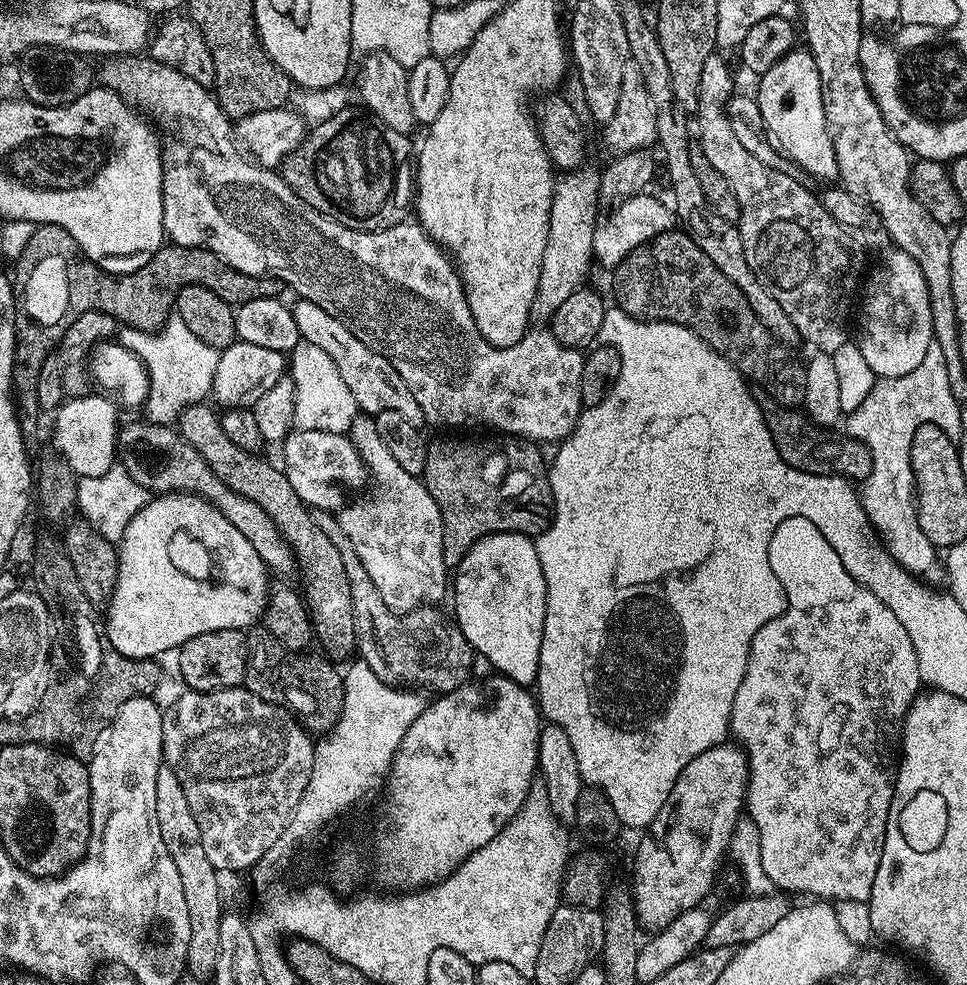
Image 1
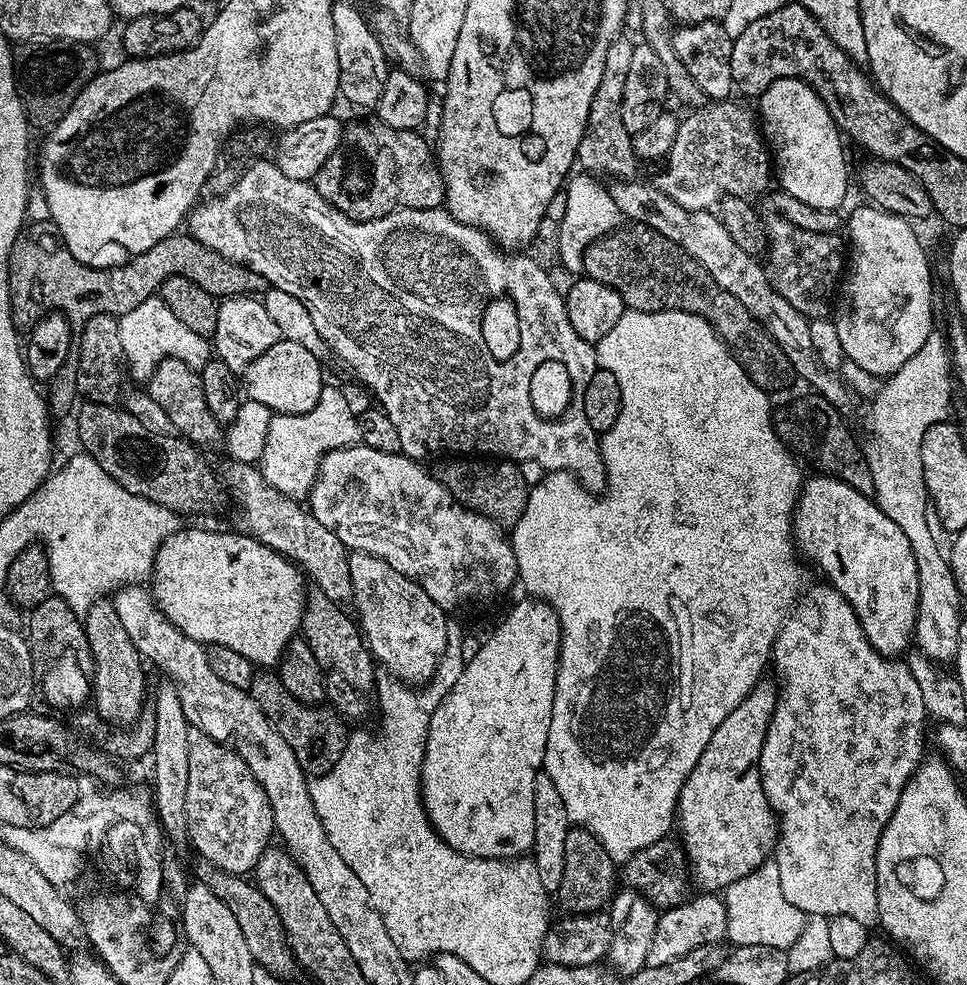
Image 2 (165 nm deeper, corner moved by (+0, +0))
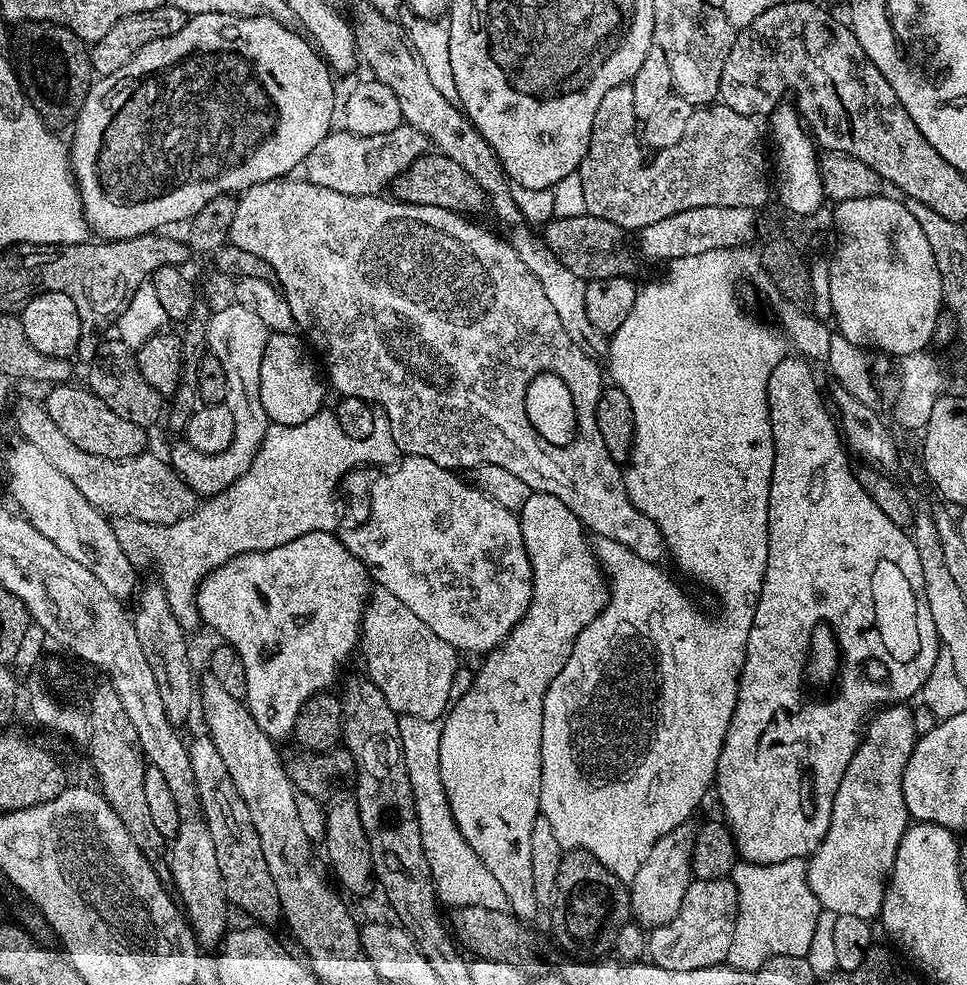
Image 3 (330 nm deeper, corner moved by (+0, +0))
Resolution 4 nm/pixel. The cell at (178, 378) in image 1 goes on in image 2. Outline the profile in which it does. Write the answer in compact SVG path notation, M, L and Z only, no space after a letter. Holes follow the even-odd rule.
M159 295L149 296L142 306L134 306L124 316L119 317L120 333L122 334L122 350L124 351L125 361L130 365L130 376L140 382L147 381L152 375L152 369L160 363L166 356L175 355L182 362L186 362L194 369L201 369L210 359L210 344L207 339L194 330L182 326L174 314L162 302Z

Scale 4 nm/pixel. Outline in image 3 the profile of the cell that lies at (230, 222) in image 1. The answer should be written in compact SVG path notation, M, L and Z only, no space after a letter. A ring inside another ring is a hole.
M296 178L267 180L244 189L236 206L234 222L230 222L228 239L234 246L250 250L250 254L258 254L258 258L262 258L262 262L270 266L275 283L288 300L290 310L296 319L297 329L303 333L307 343L315 349L322 361L327 383L331 387L333 384L340 391L341 397L357 396L379 406L382 412L384 407L384 412L388 415L386 431L394 434L397 449L404 456L430 458L430 462L438 462L438 466L453 470L461 470L460 468L474 470L483 464L502 466L502 470L510 470L510 474L522 478L522 482L526 482L526 486L530 486L532 491L554 494L554 498L566 502L566 506L570 506L570 510L593 537L618 542L634 554L638 554L638 558L649 560L651 564L660 564L663 556L666 556L664 535L650 517L642 514L636 509L634 502L630 502L621 465L616 464L614 458L610 458L606 442L602 442L602 434L598 434L596 407L602 391L601 365L599 368L596 365L599 363L587 352L583 352L574 342L574 338L570 338L570 334L566 334L566 329L562 326L562 322L558 322L558 314L546 299L546 293L543 292L538 278L534 278L534 274L526 270L526 262L518 258L511 243L505 237L503 240L502 237L495 236L490 229L475 224L472 221L475 219L459 212L442 210L438 206L405 204L403 200L395 198L383 200L385 197L380 194L374 196L338 194L338 190L326 190L326 186L312 184L306 178L292 179ZM552 368L558 370L560 376L564 376L570 382L572 392L576 396L576 404L580 408L580 420L584 428L580 438L570 448L558 452L552 448L544 448L540 444L526 416L530 386L534 384L534 380L538 380L538 374L542 374L542 370L552 370Z

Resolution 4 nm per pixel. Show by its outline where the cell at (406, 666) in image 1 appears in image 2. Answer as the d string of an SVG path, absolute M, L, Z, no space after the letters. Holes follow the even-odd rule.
M228 460L218 476L223 487L236 499L240 512L244 515L247 531L256 540L261 540L267 548L273 548L287 556L293 564L306 573L307 579L326 594L335 604L347 605L352 598L348 552L342 542L303 503L284 496L274 486L270 486L259 467L249 466L237 460Z

